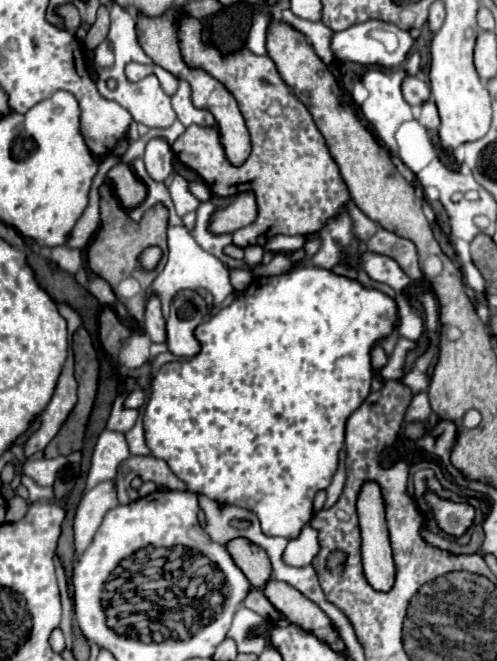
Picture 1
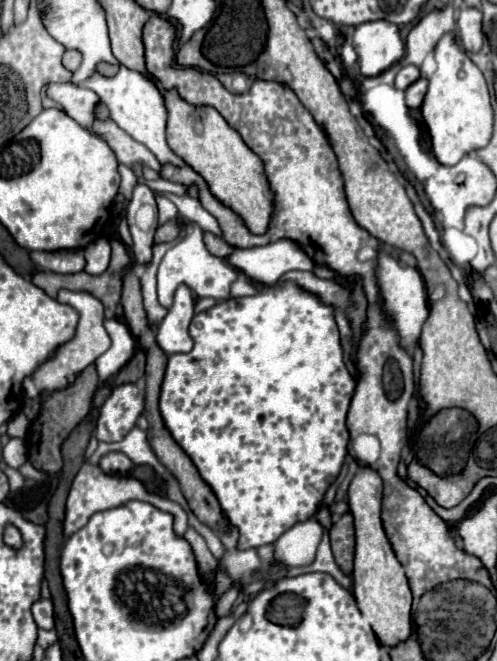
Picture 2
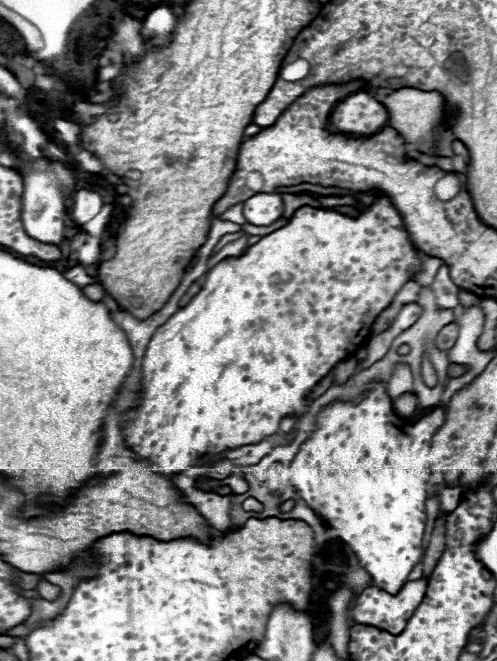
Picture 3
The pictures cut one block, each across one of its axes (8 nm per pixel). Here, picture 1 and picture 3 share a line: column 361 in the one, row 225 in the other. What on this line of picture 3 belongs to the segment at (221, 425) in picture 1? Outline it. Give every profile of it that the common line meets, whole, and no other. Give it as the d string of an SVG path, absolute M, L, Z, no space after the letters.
M378 196L370 208L364 208L356 218L344 216L336 210L324 210L324 208L312 208L302 206L298 208L286 226L274 230L268 236L262 236L254 246L250 246L242 256L226 258L220 264L216 264L208 274L200 288L200 292L190 300L188 306L172 314L168 322L164 322L156 334L152 336L144 360L142 360L142 398L140 406L126 418L124 428L124 440L130 446L130 450L146 464L156 464L160 468L166 468L174 474L188 470L192 466L198 466L210 458L220 454L226 448L236 448L252 442L260 442L272 434L278 432L280 420L286 414L304 414L306 410L306 394L344 358L354 354L358 348L362 348L370 340L370 326L376 320L376 316L390 306L394 296L402 290L402 286L410 280L410 276L420 272L420 258L418 248L412 244L404 222L398 214L398 210L392 206L388 196Z

